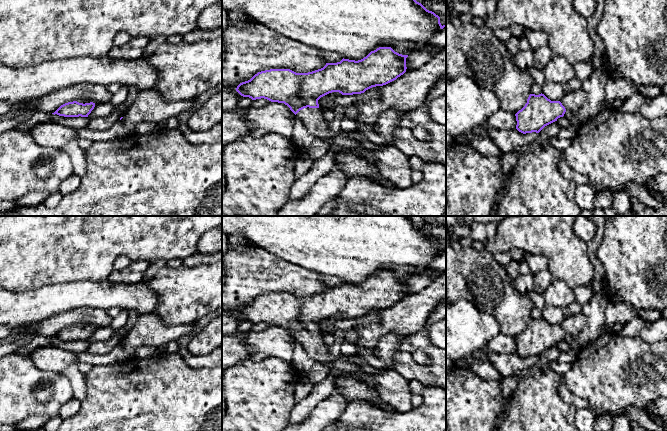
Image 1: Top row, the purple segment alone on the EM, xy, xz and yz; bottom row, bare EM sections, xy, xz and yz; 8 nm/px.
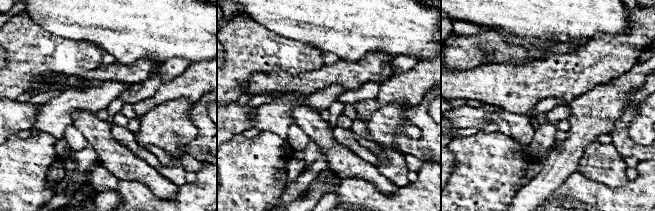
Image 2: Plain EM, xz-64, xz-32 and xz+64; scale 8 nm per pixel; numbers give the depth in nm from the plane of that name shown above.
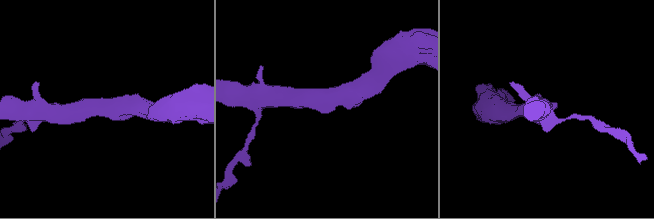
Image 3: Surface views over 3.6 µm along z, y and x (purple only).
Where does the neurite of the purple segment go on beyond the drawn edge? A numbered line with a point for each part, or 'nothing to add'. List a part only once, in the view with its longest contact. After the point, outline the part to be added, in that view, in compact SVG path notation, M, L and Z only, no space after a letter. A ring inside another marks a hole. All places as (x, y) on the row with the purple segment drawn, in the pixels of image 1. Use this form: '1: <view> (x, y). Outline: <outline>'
1: xz (312, 118). Outline: M304 108L296 114L296 117L302 120L315 138L323 139L330 147L333 146L335 137L330 132L329 122L324 119L321 108Z

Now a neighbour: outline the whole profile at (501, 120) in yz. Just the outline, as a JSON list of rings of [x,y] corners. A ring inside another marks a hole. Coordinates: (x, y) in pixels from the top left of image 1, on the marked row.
[[[500,109],[487,120],[486,127],[496,130],[513,130],[516,128],[516,125],[517,121],[515,114]]]

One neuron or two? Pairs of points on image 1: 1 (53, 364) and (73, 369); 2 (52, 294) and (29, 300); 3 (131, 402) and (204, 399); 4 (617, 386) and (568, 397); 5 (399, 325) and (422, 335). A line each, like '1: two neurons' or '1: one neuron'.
1: two neurons
2: one neuron
3: one neuron
4: two neurons
5: two neurons

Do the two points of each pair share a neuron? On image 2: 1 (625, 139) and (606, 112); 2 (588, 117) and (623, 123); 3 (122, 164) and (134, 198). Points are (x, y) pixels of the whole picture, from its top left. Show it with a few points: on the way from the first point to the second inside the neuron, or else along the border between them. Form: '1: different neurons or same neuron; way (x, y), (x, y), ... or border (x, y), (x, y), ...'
1: different neurons; border (629, 105), (615, 121), (614, 128), (609, 133)
2: different neurons; border (629, 103), (609, 133)
3: different neurons; border (120, 180), (137, 180), (144, 183), (150, 189)

